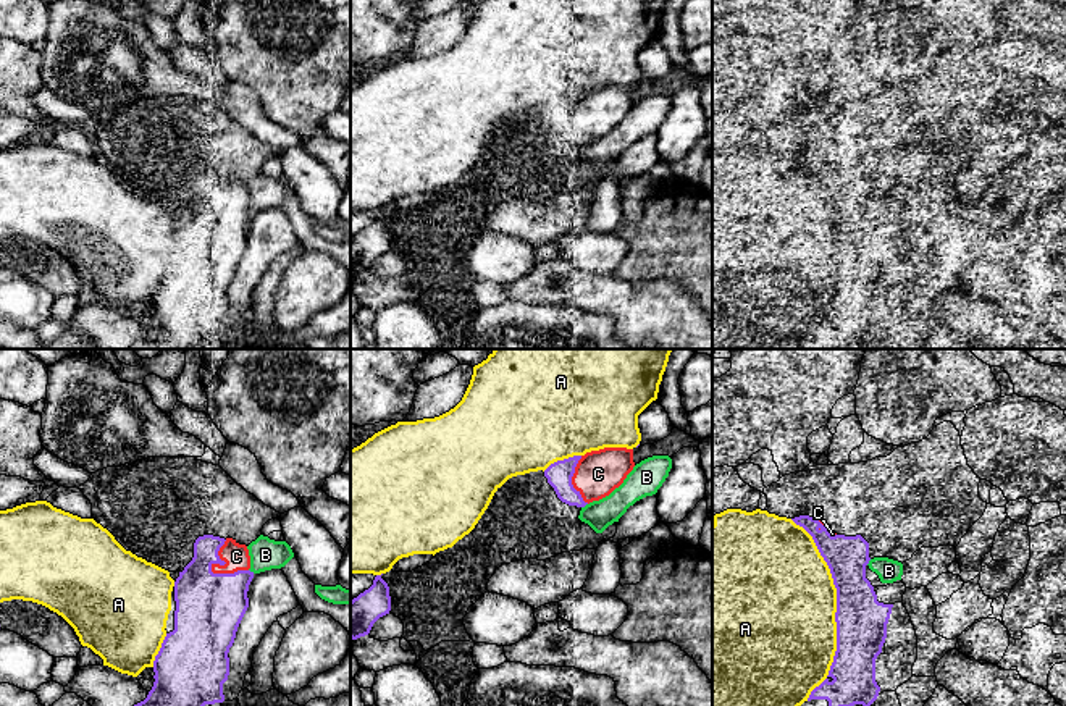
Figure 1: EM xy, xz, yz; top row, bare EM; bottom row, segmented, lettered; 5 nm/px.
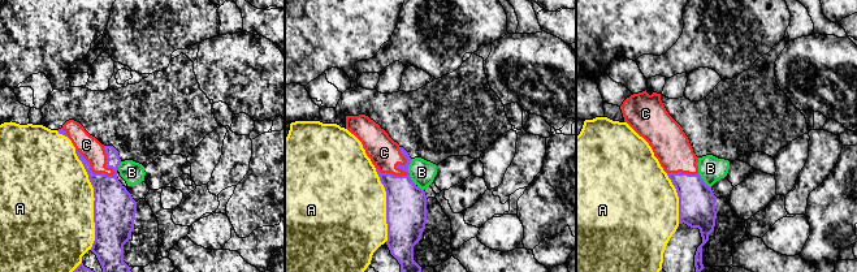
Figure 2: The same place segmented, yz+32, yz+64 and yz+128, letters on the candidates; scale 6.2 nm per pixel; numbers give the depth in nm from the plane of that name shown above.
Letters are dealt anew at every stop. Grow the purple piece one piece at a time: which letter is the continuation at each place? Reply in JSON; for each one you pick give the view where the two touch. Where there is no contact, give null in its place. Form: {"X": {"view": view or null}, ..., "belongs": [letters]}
{"C": {"view": "xy"}, "belongs": ["C"]}

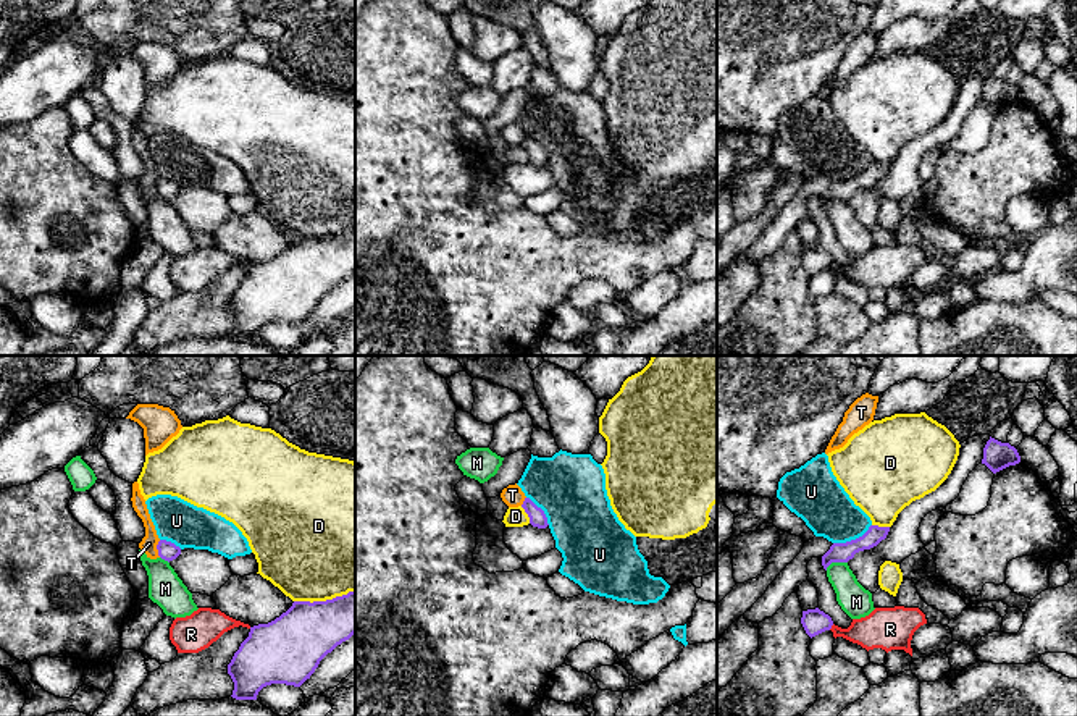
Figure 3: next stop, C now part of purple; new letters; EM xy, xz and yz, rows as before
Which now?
{"belongs": []}

